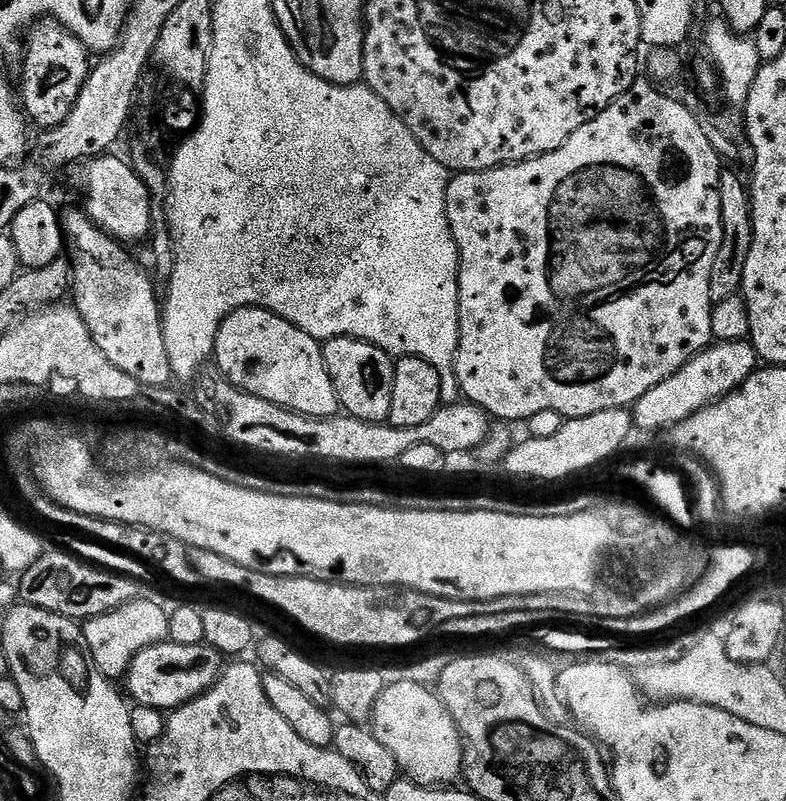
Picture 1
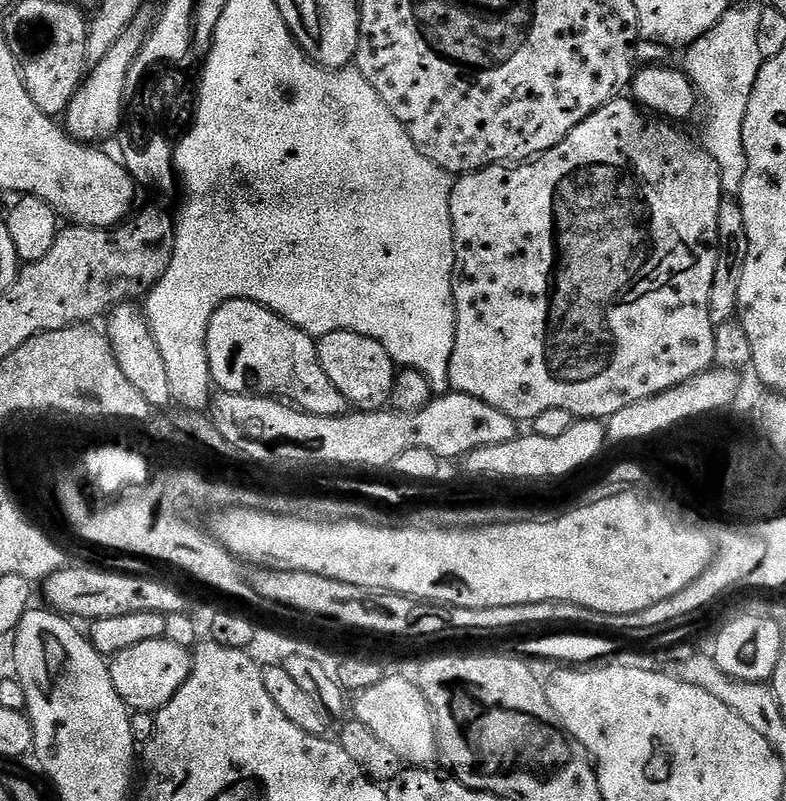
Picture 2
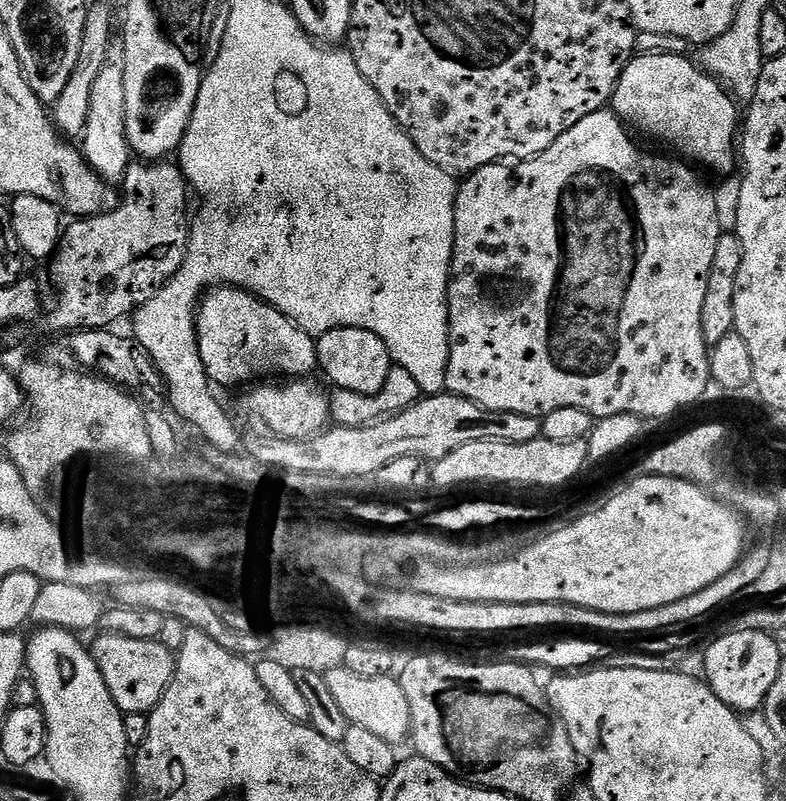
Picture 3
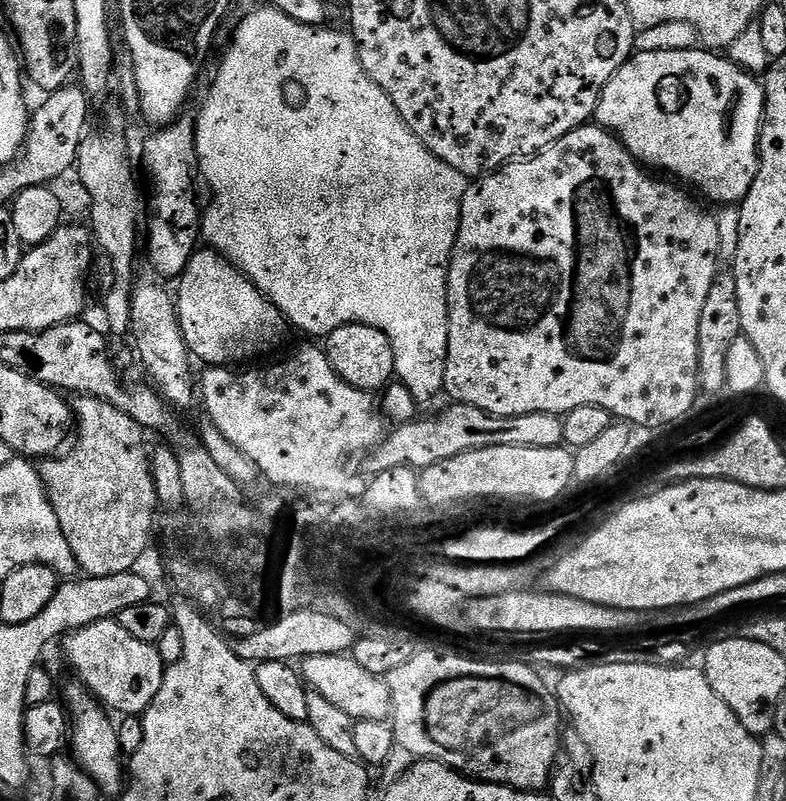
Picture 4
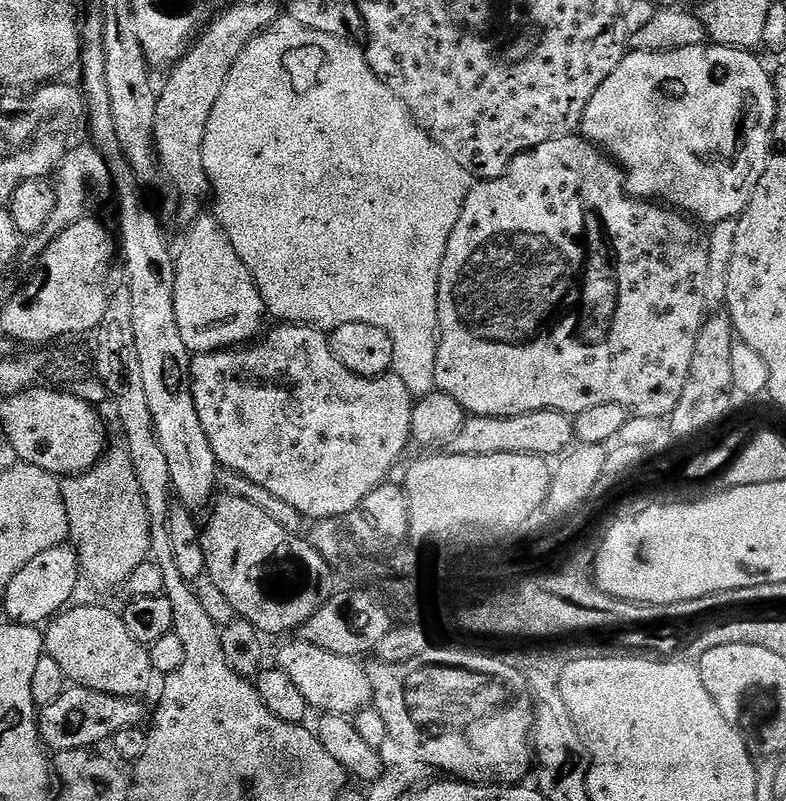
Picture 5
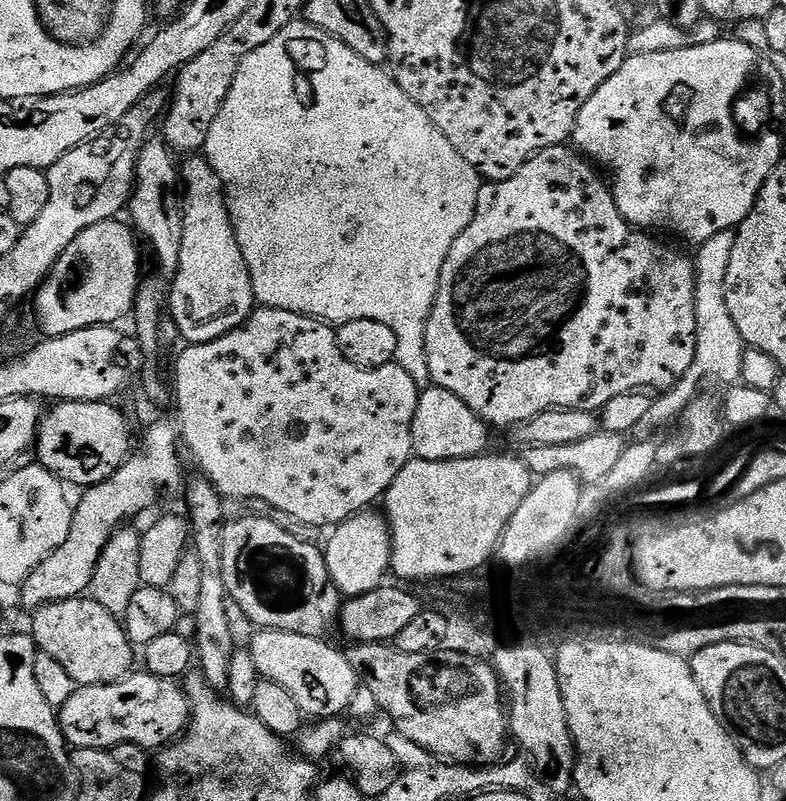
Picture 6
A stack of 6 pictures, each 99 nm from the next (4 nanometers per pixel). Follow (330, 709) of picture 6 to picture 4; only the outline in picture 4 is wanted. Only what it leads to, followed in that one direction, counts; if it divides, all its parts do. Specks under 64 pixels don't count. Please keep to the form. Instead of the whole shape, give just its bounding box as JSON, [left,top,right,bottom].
[302,655,392,722]

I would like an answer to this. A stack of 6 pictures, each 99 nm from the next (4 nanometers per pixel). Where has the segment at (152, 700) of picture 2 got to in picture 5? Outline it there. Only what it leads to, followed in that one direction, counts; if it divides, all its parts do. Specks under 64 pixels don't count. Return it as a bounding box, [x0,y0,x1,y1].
[42,604,154,698]

